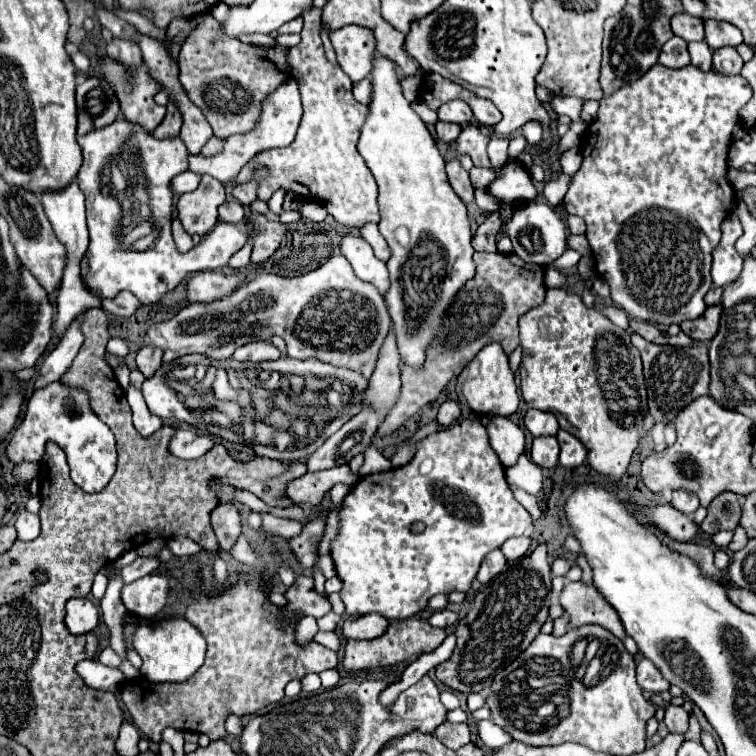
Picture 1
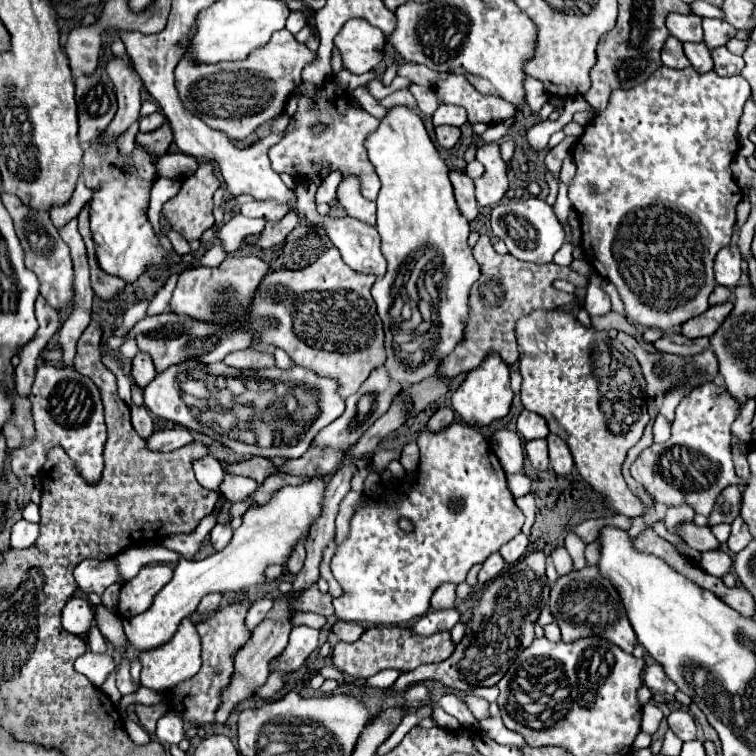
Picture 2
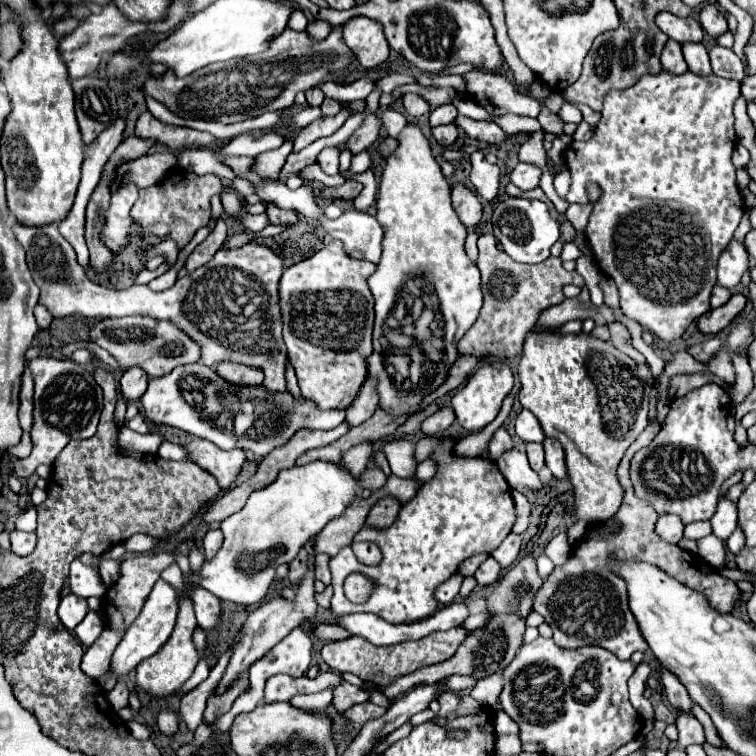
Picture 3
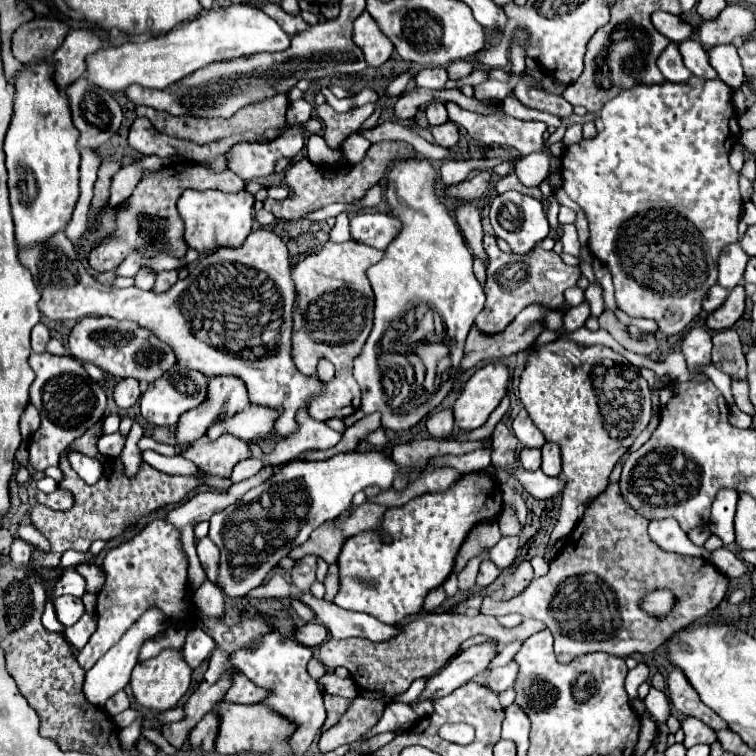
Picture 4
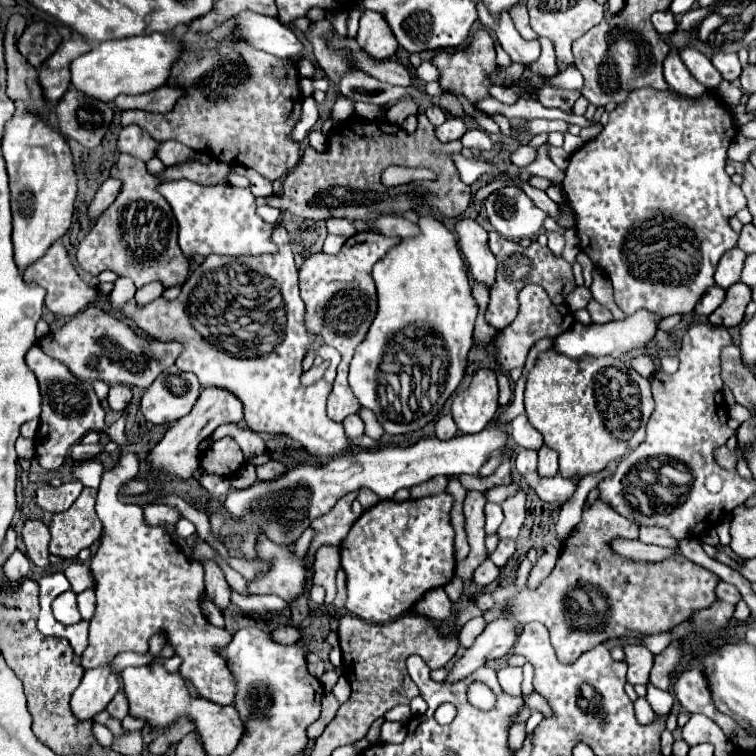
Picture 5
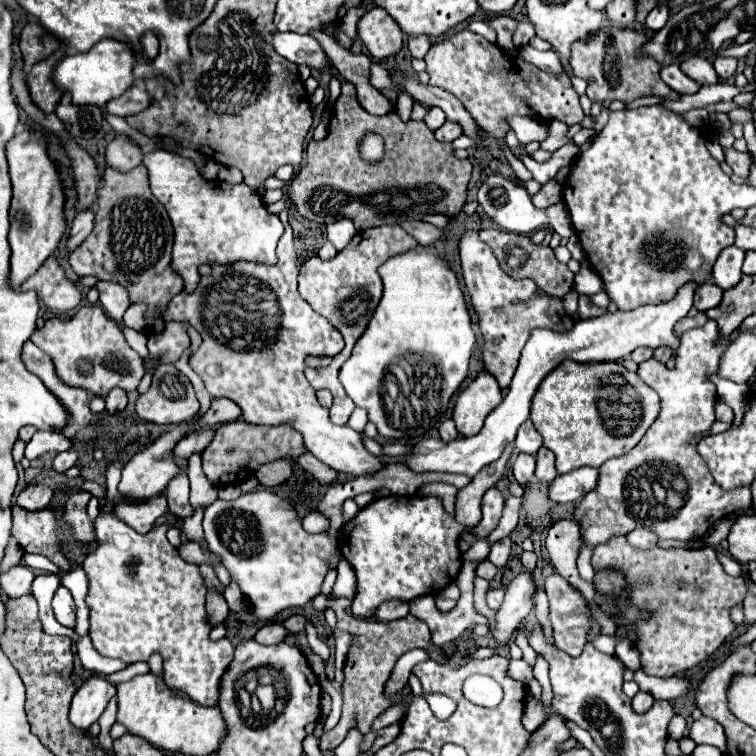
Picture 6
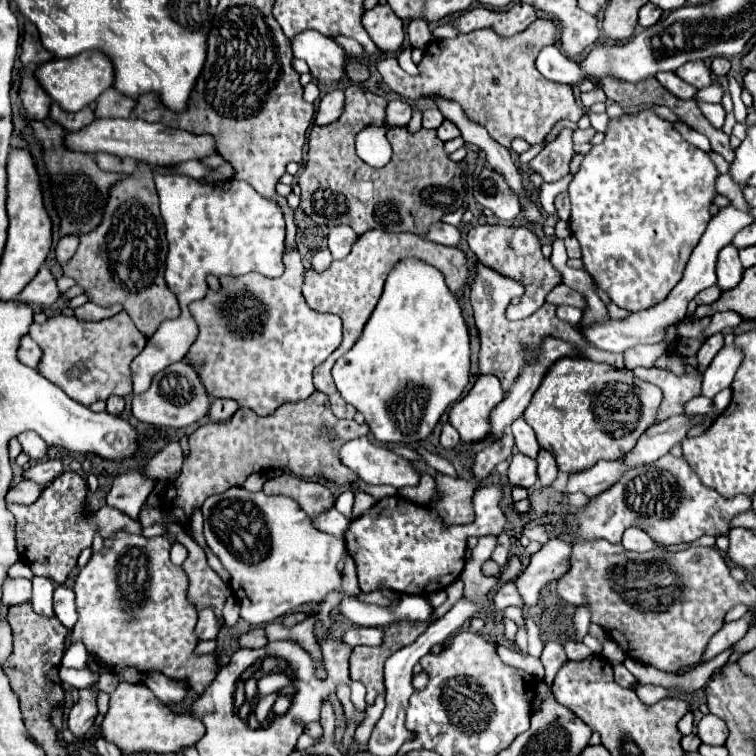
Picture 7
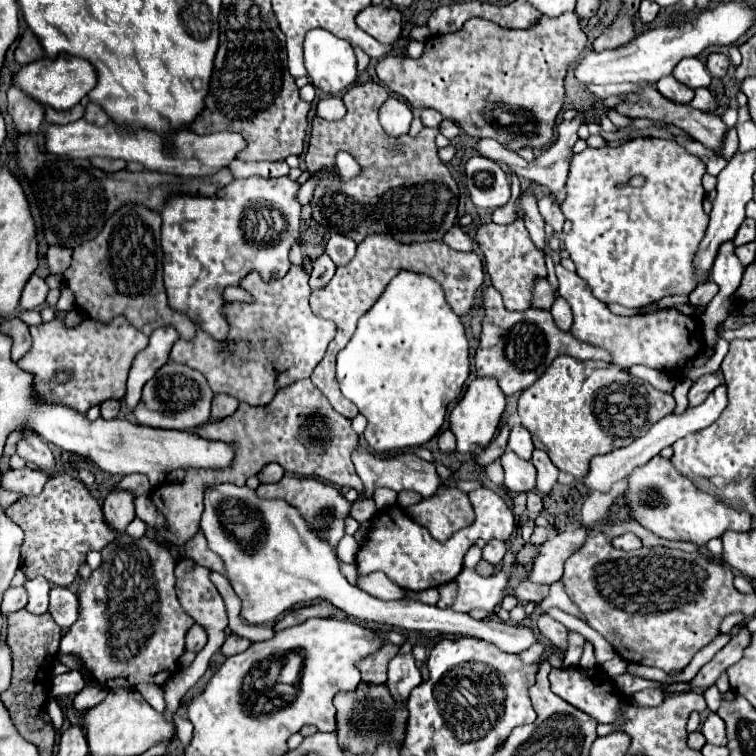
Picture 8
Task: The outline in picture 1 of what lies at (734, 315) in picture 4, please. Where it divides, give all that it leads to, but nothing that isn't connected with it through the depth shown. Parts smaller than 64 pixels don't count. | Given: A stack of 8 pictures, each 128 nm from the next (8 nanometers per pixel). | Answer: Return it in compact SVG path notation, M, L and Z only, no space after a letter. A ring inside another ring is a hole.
M722 304L716 306L708 306L706 312L702 316L698 316L696 320L688 320L682 322L680 328L684 334L688 334L692 340L710 340L716 332L718 332L718 322L720 322L720 314L722 314Z

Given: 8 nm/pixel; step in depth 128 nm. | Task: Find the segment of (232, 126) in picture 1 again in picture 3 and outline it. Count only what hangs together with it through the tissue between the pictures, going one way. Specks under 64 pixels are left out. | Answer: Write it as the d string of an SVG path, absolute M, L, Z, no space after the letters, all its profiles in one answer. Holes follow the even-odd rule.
M334 26L324 40L316 40L308 32L286 28L282 36L276 36L270 42L270 50L266 50L262 56L210 64L182 80L174 80L170 72L162 76L150 74L142 84L142 92L144 96L164 104L176 116L234 124L270 110L292 106L300 90L310 90L322 84L322 80L326 80L330 74L346 70L354 58L354 52L342 38L342 26Z

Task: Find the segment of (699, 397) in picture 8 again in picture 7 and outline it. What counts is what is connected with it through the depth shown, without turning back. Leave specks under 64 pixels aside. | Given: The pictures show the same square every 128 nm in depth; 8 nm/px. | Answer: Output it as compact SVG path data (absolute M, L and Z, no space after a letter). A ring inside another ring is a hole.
M734 344L722 348L702 374L702 396L714 398L720 390L728 388L738 370L738 362L742 362L742 352L738 352Z

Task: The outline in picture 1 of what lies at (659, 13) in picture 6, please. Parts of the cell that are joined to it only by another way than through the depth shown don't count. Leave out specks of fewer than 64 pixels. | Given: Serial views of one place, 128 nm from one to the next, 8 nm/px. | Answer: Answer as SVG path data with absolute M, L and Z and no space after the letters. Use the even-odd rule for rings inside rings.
M676 14L672 18L672 32L686 42L700 42L704 40L704 24L700 18L694 18L690 14Z

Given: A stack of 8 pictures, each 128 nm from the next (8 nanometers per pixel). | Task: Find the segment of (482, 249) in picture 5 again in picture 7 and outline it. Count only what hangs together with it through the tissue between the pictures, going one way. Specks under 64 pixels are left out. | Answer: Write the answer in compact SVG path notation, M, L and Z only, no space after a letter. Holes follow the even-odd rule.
M478 264L478 274L470 282L470 302L472 302L476 326L478 326L478 332L480 332L478 366L480 366L482 374L496 376L502 382L504 392L510 392L510 388L518 380L522 368L536 360L536 356L542 350L542 342L546 338L558 338L558 340L564 340L564 342L576 346L578 356L584 356L588 360L604 362L604 364L610 364L610 366L616 366L616 368L624 368L624 360L622 360L620 354L596 348L578 330L574 330L572 324L558 320L556 318L556 306L552 306L552 304L544 304L540 310L536 310L532 316L528 316L524 320L518 320L518 322L506 320L504 310L510 304L510 298L522 296L522 292L524 292L522 284L518 284L516 280L504 278L498 272L494 272L494 270L490 270L482 264Z

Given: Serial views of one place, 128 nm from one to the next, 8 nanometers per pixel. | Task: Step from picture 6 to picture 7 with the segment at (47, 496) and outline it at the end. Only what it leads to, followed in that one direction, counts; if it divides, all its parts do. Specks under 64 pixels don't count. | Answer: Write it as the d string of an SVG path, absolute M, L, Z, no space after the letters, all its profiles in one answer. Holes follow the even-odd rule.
M22 480L22 482L18 482L16 486L12 486L8 490L6 502L8 504L12 504L12 502L14 504L30 504L30 502L38 500L40 492L42 492L42 486L38 486L34 482L28 482L28 480Z

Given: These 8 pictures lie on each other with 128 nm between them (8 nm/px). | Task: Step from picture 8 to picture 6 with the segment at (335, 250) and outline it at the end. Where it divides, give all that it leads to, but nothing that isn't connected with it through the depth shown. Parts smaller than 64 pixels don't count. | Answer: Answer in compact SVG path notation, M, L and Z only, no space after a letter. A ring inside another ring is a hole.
M338 220L334 224L328 224L326 232L328 232L328 240L340 252L340 250L344 250L348 246L348 242L352 240L352 236L356 234L356 228L354 228L354 224L350 220Z

